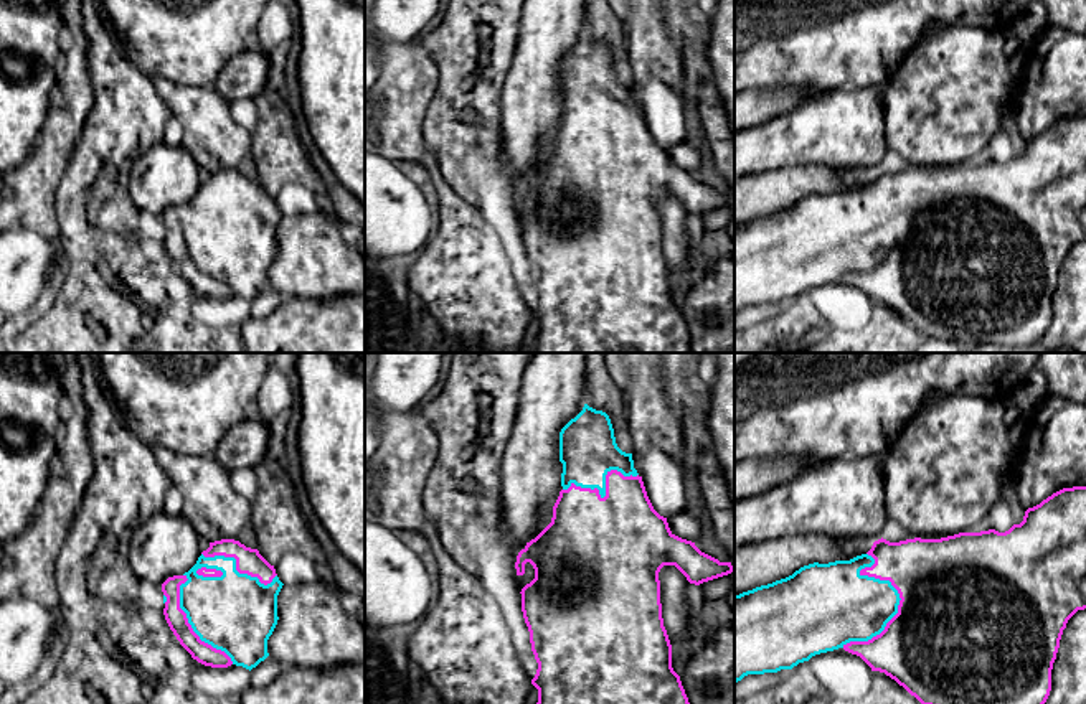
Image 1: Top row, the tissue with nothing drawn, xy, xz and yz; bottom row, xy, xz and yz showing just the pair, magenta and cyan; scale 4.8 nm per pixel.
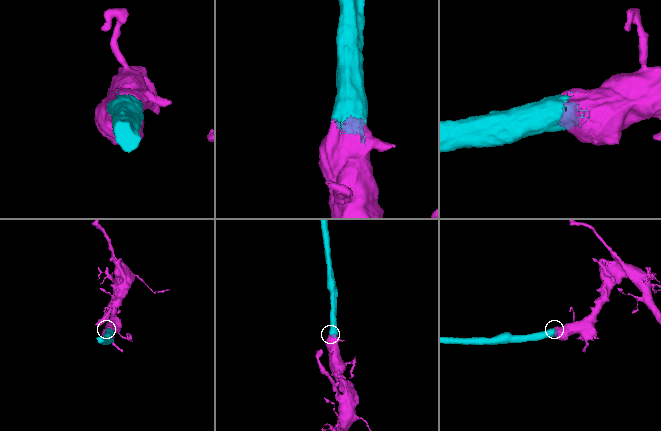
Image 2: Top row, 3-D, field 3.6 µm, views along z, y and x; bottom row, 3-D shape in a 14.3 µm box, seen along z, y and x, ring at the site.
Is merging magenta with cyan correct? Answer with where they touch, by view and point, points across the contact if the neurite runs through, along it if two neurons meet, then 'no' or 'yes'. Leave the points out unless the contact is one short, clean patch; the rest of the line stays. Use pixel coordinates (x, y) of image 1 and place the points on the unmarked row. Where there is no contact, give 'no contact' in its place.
meets magenta in yz at (900, 228); yes

